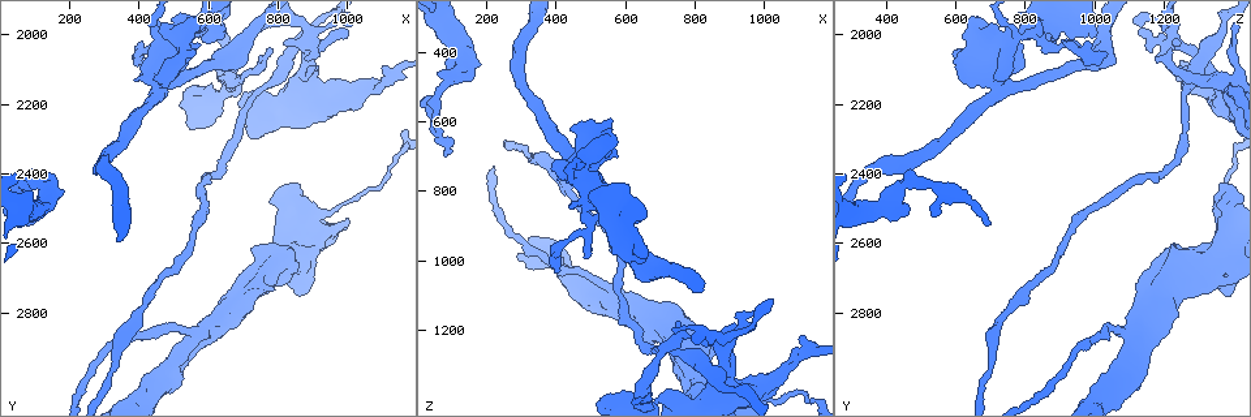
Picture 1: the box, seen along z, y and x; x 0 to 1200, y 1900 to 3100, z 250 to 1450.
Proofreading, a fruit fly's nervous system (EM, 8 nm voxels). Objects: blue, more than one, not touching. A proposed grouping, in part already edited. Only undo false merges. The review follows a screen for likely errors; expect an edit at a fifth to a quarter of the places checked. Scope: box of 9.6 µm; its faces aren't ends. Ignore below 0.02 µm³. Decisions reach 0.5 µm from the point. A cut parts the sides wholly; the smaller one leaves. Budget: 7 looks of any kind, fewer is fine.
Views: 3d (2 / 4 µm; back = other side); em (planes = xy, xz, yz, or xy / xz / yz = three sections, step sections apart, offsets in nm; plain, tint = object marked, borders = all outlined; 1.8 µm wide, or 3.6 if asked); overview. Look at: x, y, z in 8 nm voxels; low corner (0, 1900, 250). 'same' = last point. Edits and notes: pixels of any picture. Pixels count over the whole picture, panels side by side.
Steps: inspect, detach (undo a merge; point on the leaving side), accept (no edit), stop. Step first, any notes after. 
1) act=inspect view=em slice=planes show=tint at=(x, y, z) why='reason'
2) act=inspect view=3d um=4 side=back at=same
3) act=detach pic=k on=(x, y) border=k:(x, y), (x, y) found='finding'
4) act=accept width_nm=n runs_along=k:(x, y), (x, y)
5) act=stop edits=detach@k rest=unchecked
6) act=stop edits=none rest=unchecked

act=inspect view=3d um=2 side=back at=(570, 2850, 1110)

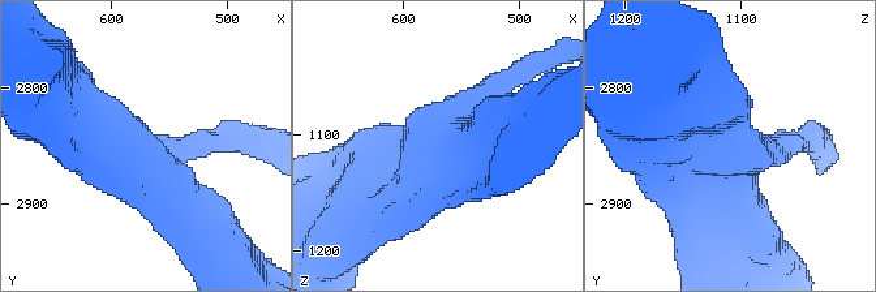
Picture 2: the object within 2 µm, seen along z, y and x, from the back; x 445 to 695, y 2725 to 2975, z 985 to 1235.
act=inspect view=em slice=yz step=4 show=tint at=(578, 2858, 1112) why='need the tissue'

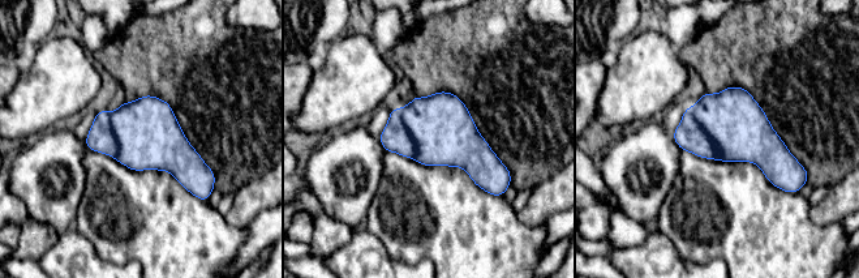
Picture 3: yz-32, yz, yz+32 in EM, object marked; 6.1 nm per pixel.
act=detach pic=3 on=(688, 135) border=3:(690, 107), (713, 145), (714, 158) found='a second neuron is stuck on'

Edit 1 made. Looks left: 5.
act=inspect view=em slice=planes show=tint at=(890, 2160, 1390) why='small branch off a trunk'

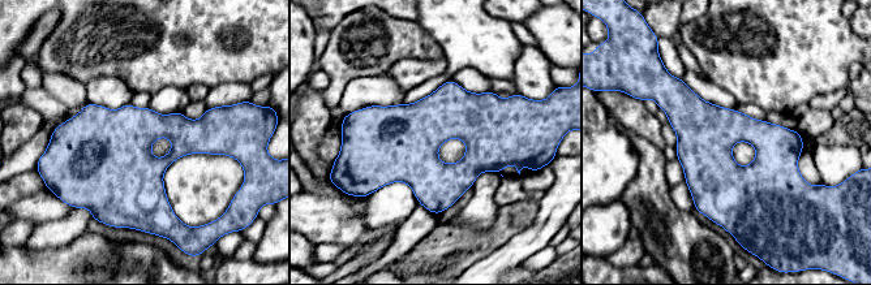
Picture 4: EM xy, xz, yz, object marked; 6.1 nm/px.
act=accept found='continuous, no second neuron'

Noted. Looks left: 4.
act=stop edits=detach@3 rest=unchecked

